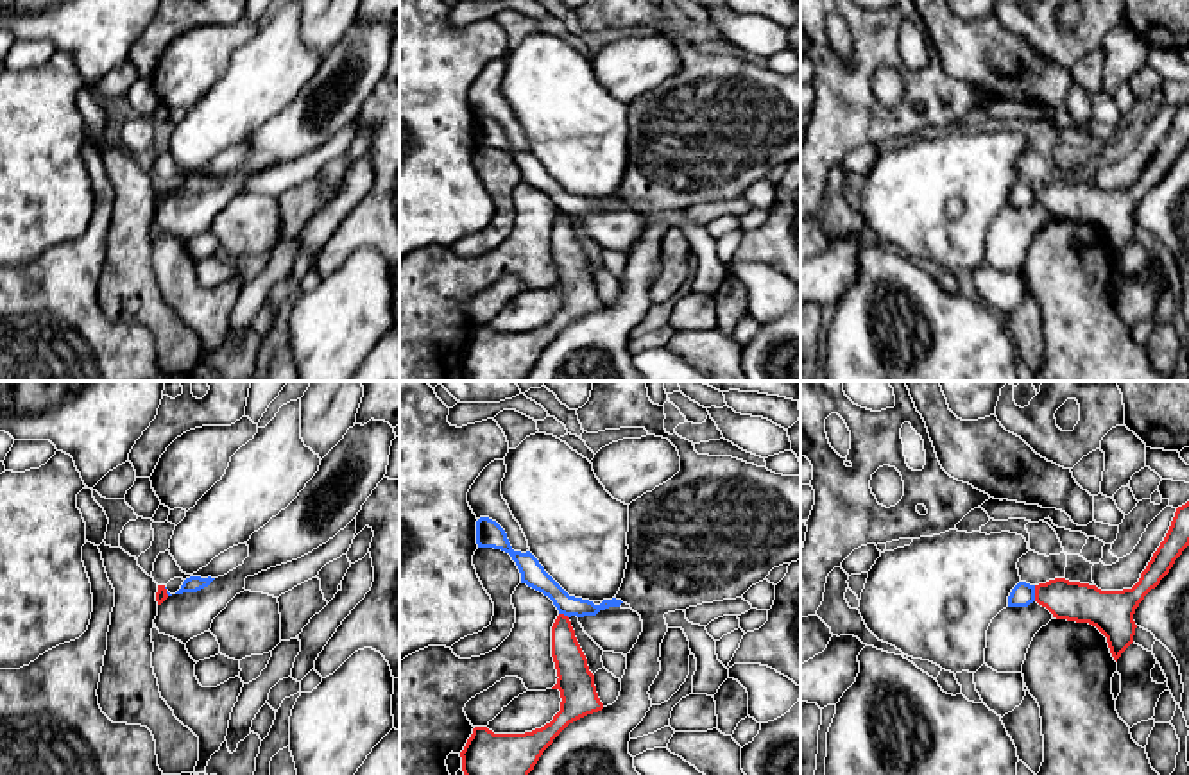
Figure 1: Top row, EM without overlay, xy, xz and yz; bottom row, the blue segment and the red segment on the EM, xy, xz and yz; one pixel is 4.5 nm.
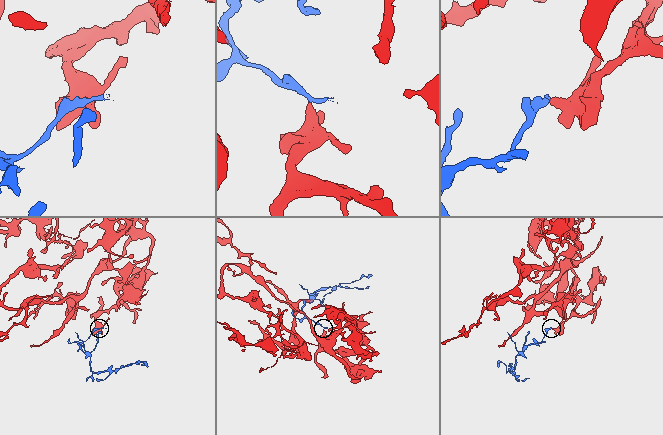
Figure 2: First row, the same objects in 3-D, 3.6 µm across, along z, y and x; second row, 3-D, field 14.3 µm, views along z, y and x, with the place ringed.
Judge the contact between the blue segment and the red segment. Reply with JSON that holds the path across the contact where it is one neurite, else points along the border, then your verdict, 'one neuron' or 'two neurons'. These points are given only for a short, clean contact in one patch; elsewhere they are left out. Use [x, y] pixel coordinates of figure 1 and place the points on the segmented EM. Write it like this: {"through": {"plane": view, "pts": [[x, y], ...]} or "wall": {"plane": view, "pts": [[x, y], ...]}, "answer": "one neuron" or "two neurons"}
{"wall": {"plane": "yz", "pts": [[1034, 586], [1035, 600]]}, "answer": "two neurons"}

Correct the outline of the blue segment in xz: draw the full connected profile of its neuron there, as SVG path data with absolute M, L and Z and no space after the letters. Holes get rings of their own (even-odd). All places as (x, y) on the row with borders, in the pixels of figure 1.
M480 517L476 521L476 544L478 548L494 548L509 553L521 573L521 583L543 592L557 607L559 614L568 617L577 616L596 616L600 610L609 607L620 607L621 600L603 600L594 605L589 600L569 596L539 564L539 560L530 553L514 551L505 530L489 517Z

